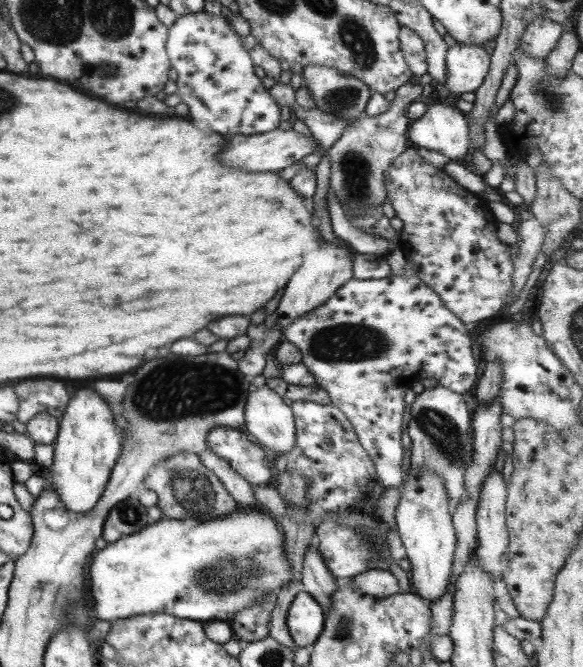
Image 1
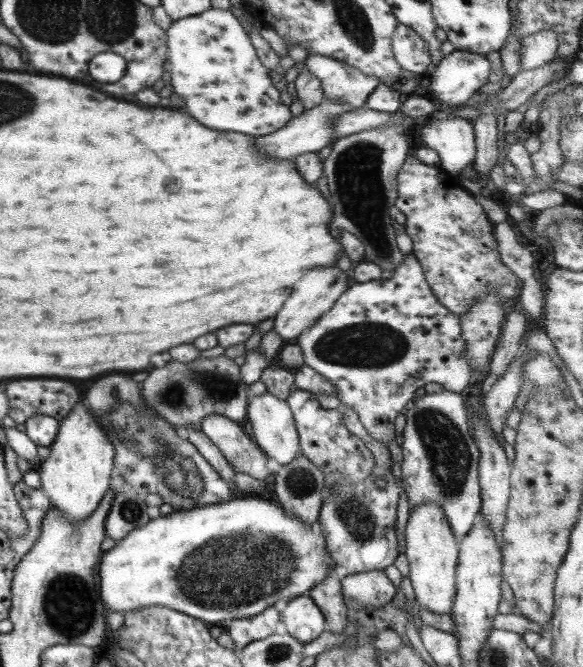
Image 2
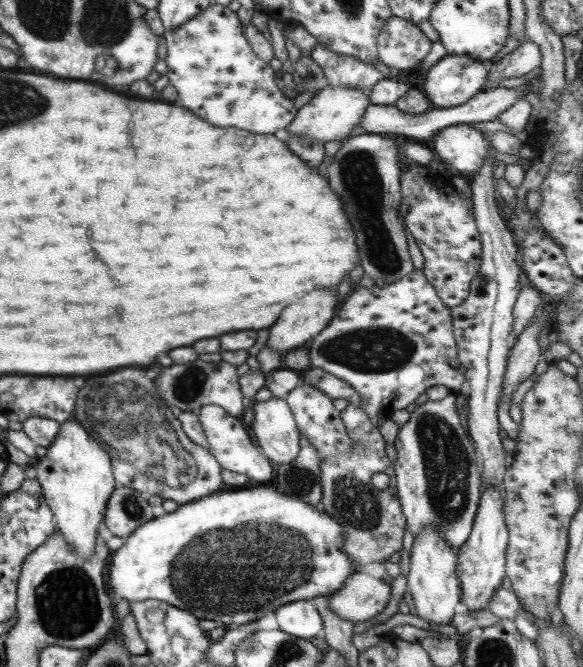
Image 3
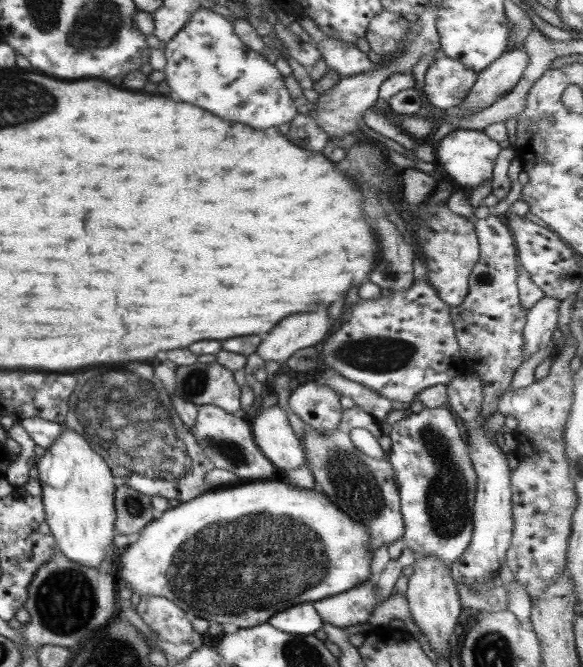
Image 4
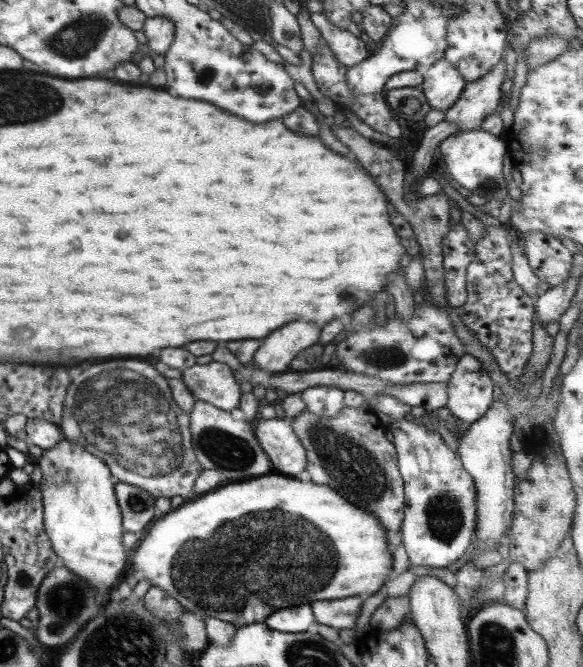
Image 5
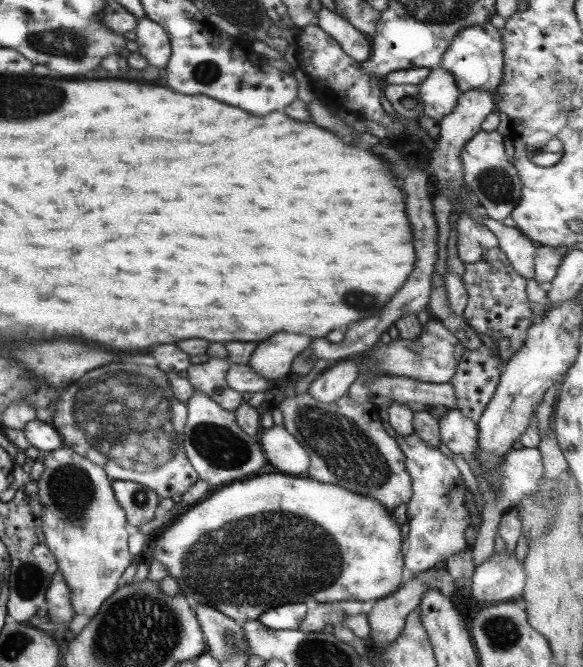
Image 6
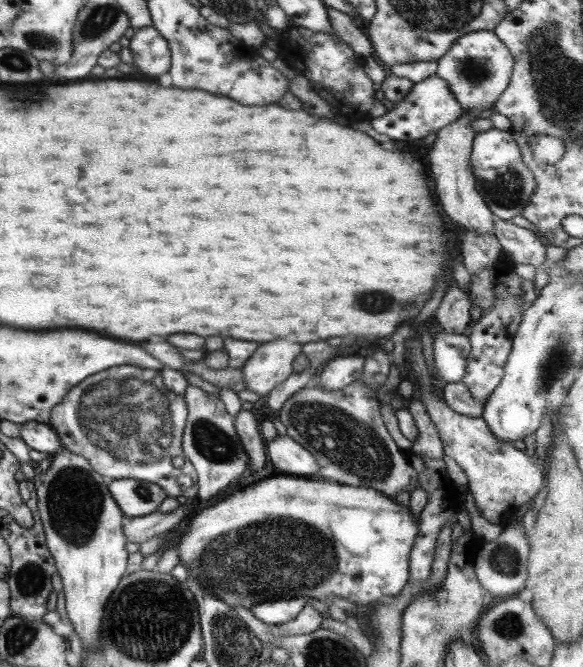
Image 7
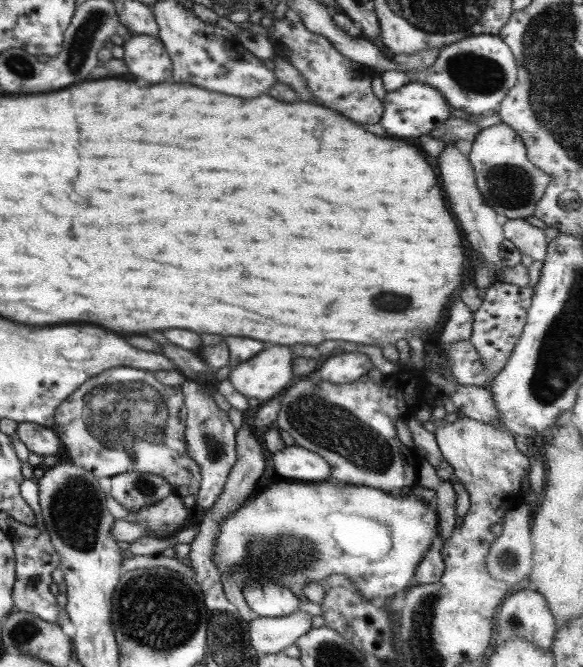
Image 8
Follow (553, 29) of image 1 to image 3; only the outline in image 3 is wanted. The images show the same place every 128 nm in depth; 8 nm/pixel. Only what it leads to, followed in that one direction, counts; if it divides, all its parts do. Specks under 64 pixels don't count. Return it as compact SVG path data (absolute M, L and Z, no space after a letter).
M525 39L500 62L488 64L488 77L486 77L482 91L486 91L490 84L498 88L504 79L518 78L536 70L536 68L540 68L542 55L538 45Z

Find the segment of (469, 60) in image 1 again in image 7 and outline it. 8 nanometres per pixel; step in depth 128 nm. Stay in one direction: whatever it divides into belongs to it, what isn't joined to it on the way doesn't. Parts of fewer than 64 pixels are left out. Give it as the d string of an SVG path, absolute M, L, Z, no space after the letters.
M433 75L420 83L414 83L412 91L402 103L398 103L390 112L388 111L386 114L374 118L374 120L368 120L368 124L378 134L390 136L394 140L418 140L418 138L423 140L426 136L437 134L440 130L446 128L448 124L459 119L464 112L465 110L448 90L446 82Z

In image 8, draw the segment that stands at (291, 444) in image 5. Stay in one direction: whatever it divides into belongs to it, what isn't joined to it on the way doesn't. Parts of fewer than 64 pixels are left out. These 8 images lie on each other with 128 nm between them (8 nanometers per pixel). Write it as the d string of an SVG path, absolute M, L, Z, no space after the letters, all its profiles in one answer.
M296 444L274 452L272 462L274 470L290 481L320 483L331 474L331 466L325 458Z

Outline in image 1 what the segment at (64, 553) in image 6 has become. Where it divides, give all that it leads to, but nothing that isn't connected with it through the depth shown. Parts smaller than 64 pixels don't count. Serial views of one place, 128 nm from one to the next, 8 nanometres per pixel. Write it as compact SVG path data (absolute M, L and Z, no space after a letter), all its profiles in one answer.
M78 390L59 418L53 465L45 474L63 505L74 514L92 510L104 492L112 468L123 451L117 423L111 406L92 390Z

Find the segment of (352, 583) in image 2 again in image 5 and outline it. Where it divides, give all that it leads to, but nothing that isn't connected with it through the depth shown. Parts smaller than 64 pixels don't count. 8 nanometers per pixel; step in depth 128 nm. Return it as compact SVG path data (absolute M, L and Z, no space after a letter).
M350 596L333 601L314 601L311 608L316 623L341 631L356 627L362 604L361 597Z

